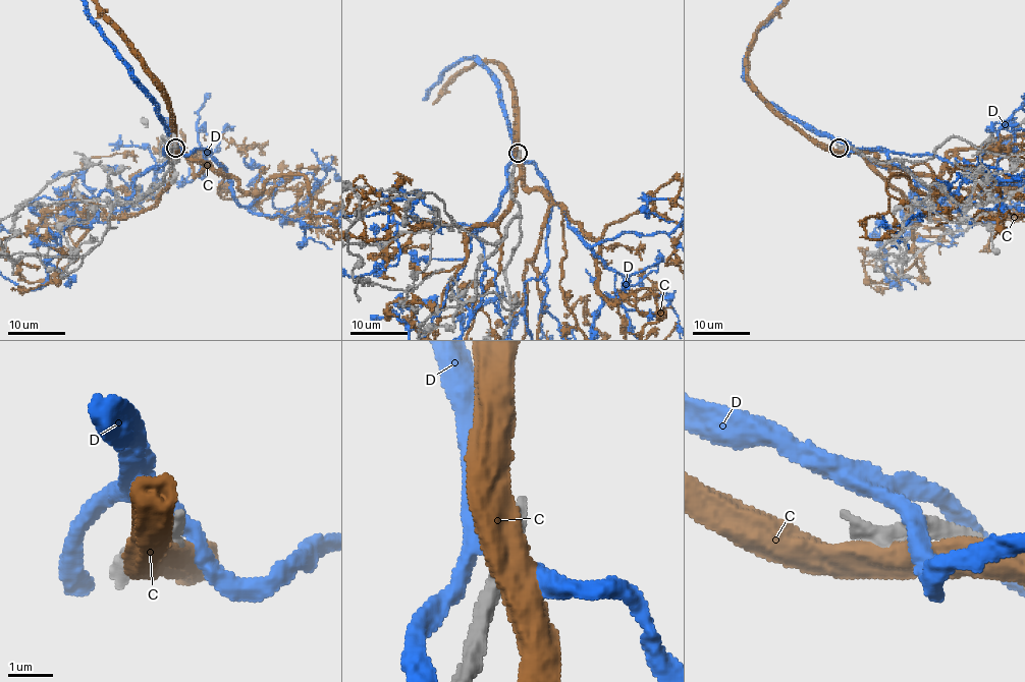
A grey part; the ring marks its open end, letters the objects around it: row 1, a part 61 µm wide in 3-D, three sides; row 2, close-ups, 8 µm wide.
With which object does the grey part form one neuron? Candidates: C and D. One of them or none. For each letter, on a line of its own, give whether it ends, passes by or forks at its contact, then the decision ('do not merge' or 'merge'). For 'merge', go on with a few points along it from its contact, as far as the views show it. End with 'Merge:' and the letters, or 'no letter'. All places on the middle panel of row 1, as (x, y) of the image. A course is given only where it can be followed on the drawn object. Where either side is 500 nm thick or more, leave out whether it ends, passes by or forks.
C: do not merge
D: it passes by; do not merge
Merge: no letter

